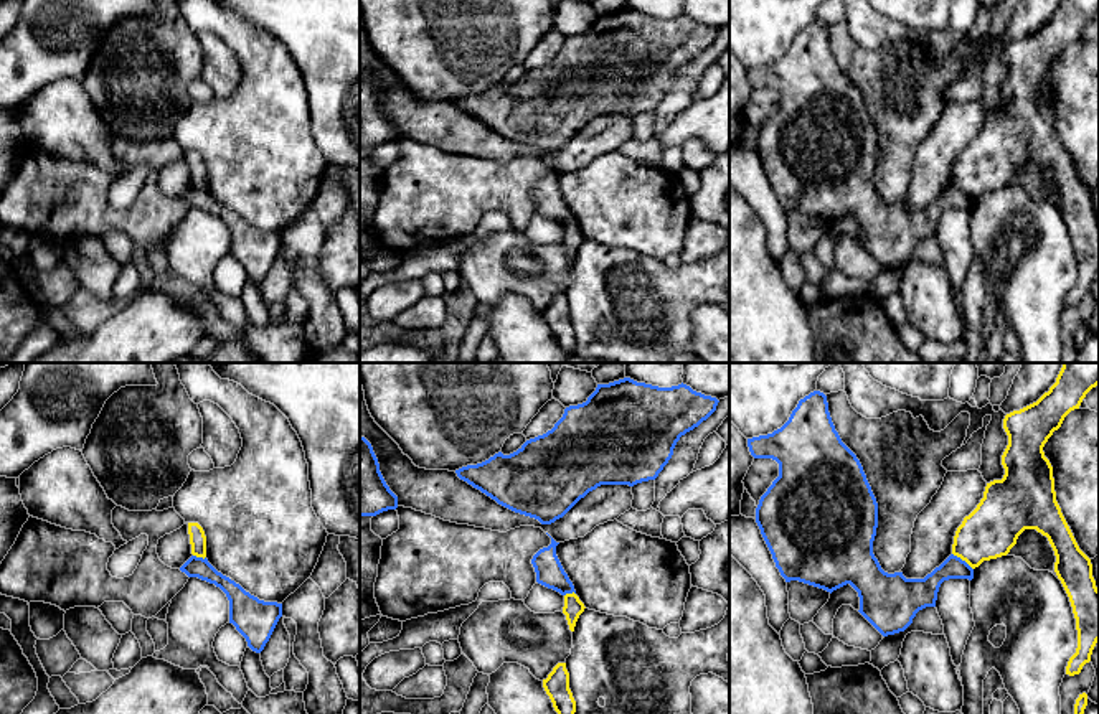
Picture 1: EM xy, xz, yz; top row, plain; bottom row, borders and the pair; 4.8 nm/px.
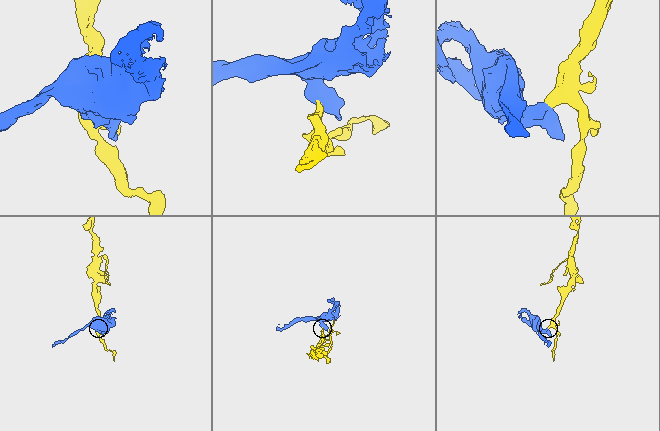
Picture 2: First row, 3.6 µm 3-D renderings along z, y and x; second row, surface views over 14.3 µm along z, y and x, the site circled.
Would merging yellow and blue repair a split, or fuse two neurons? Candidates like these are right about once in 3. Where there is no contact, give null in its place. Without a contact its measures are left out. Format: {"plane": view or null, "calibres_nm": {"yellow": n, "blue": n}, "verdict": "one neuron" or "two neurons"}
{"plane": "yz", "calibres_nm": {"yellow": 260, "blue": 140}, "verdict": "two neurons"}

